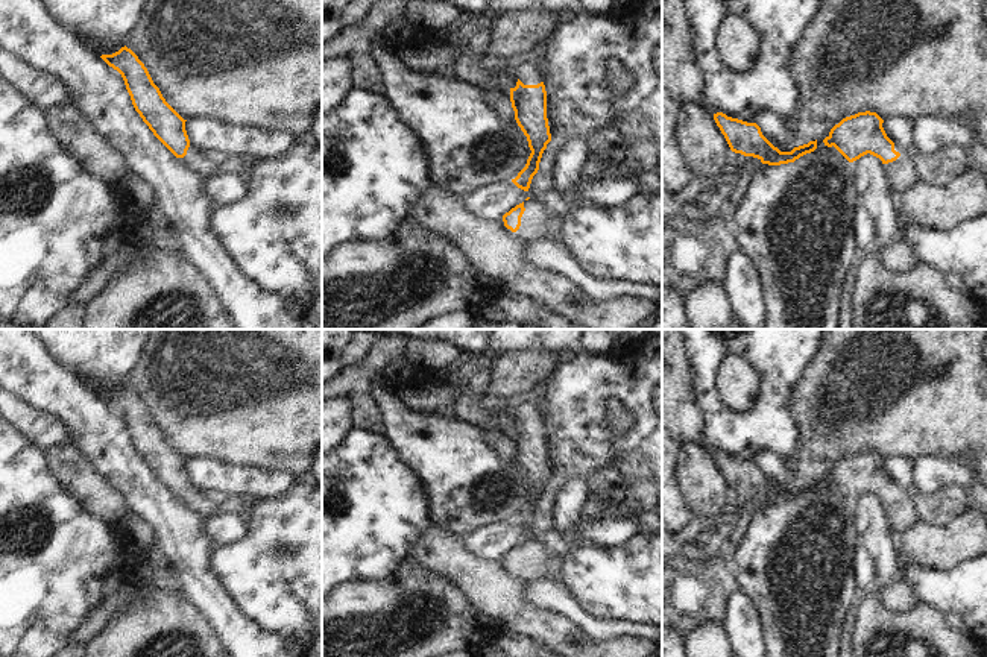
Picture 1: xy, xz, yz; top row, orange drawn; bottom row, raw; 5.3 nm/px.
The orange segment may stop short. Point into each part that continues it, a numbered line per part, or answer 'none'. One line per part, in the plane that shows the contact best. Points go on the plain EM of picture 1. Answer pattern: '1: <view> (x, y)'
1: xz (536, 565).

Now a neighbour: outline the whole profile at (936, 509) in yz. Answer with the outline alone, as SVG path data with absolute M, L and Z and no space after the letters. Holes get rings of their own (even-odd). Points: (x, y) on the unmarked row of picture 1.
M941 487L932 493L911 492L916 501L919 520L929 527L943 527L969 510L966 490L963 487Z

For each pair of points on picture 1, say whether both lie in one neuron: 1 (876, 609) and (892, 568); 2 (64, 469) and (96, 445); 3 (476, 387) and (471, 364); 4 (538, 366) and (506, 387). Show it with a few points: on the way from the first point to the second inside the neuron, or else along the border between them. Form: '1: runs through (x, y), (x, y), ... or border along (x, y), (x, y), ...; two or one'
1: border along (873, 589), (881, 595); two
2: border along (69, 442), (105, 481); two
3: runs through (476, 381), (474, 370); one
4: runs through (530, 367), (526, 367), (513, 380); one

